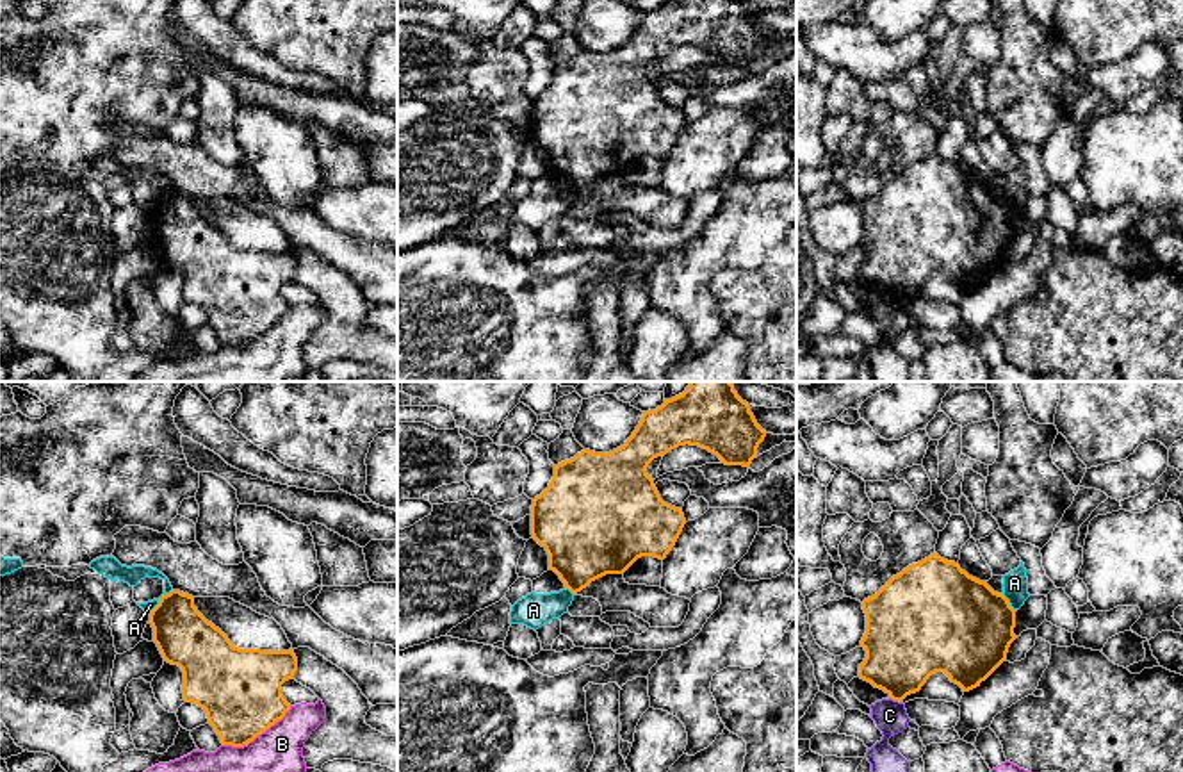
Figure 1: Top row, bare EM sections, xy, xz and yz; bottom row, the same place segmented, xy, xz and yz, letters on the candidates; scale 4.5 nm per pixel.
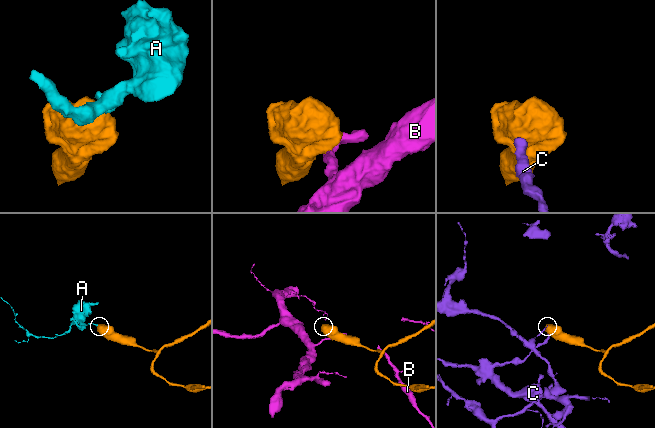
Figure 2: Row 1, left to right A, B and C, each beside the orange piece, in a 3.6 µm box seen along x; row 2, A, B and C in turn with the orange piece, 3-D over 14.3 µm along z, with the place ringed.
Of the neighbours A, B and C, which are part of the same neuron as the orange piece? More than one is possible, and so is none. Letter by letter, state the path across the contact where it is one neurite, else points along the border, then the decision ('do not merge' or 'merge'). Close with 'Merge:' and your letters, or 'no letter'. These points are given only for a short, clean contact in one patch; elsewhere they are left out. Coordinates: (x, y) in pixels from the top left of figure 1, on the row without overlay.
A: along yz (1002, 195), (1016, 211) | do not merge
B: along xy (291, 307), (280, 320), (246, 344), (223, 346) | do not merge
C: do not merge
Merge: no letter

